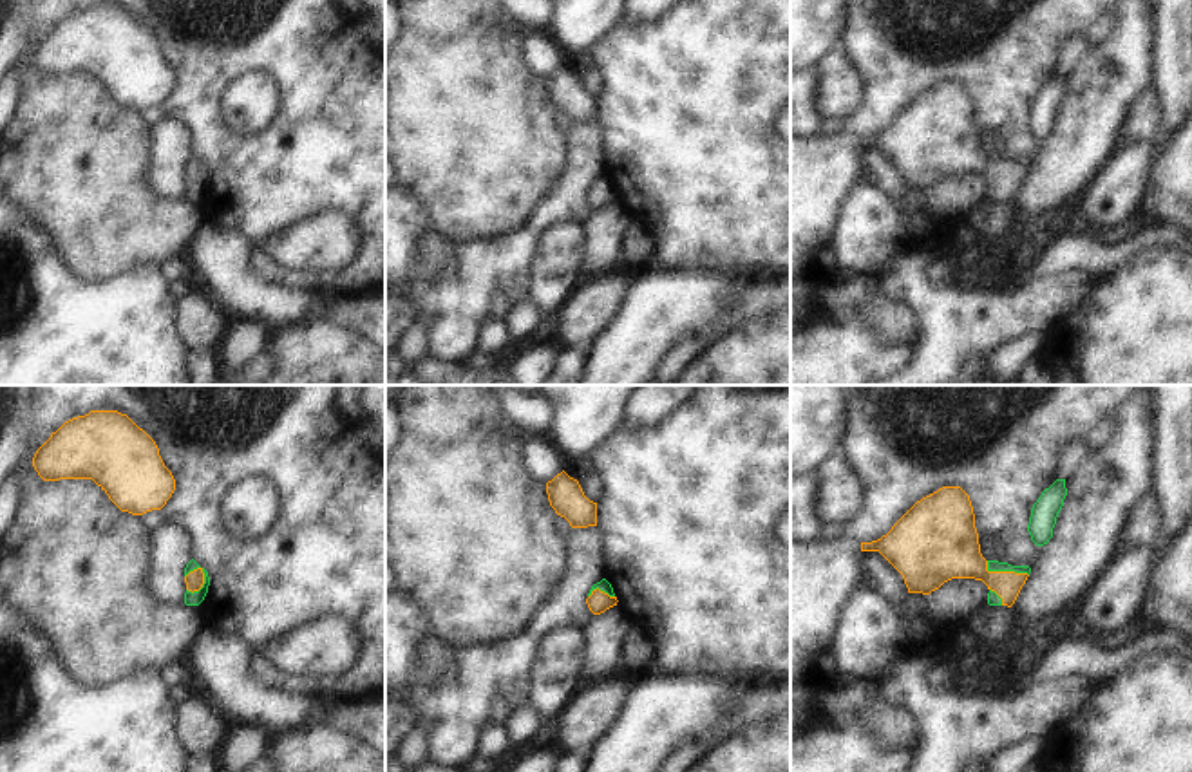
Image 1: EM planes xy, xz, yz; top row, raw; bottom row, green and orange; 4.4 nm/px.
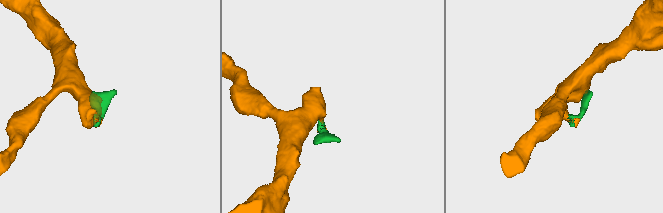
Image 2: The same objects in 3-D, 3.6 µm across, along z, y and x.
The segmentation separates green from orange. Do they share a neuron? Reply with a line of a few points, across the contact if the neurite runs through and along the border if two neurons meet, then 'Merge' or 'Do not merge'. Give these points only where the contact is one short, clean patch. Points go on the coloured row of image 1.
Line: xy (190, 599), (205, 581), (194, 581). Merge

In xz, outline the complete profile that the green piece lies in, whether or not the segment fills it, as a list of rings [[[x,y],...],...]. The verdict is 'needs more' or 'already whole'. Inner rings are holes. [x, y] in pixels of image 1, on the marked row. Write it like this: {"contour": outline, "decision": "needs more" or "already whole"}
{"contour": [[[606,579],[593,584],[590,593],[588,593],[588,598],[586,598],[586,604],[593,615],[604,613],[606,609],[617,606],[617,602],[619,600],[613,593],[613,588]]], "decision": "needs more"}

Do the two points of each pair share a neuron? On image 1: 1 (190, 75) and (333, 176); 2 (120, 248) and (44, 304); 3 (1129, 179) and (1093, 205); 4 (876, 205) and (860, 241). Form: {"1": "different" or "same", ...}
{"1": "same", "2": "different", "3": "same", "4": "same"}

